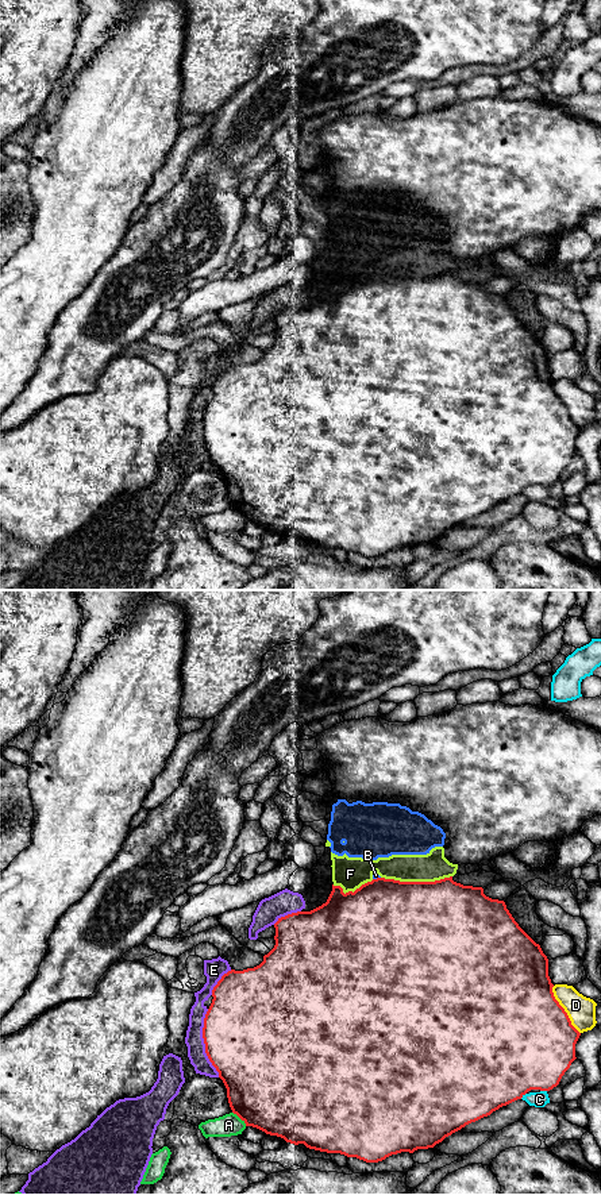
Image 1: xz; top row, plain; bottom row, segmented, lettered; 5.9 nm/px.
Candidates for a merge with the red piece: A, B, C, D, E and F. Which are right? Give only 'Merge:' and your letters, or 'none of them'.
Merge: none of them

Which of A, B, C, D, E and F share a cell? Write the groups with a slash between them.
A / B E F / C / D

